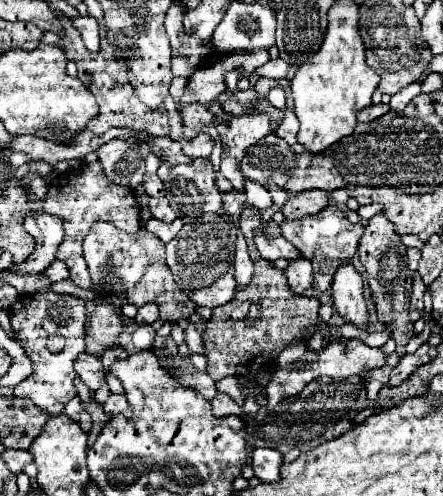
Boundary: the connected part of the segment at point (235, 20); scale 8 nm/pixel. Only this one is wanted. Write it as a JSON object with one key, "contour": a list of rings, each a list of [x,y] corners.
{"contour":[[[233,1],[211,41],[215,53],[231,53],[237,49],[253,51],[257,47],[269,49],[275,43],[275,13],[271,5]]]}

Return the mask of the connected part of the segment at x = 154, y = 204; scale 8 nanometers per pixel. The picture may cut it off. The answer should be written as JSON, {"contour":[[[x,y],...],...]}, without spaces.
{"contour":[[[151,201],[149,203],[149,211],[153,213],[153,217],[157,217],[157,219],[161,219],[165,223],[169,223],[169,221],[173,221],[177,217],[177,213],[171,209],[171,205],[169,203],[161,203],[161,201]]]}

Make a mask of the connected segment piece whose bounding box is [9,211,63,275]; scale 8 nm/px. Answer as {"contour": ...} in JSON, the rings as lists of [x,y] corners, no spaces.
{"contour":[[[33,211],[23,221],[27,233],[31,233],[37,241],[33,255],[21,263],[11,263],[9,273],[13,275],[33,275],[43,271],[51,261],[55,261],[55,253],[59,243],[63,241],[63,223],[59,217],[49,215],[45,211]]]}

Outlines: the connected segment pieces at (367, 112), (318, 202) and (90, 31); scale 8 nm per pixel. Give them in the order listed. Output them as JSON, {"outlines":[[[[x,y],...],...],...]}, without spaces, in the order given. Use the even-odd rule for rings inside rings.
{"outlines":[[[[379,103],[379,105],[369,105],[369,107],[365,107],[365,109],[361,109],[361,111],[357,113],[357,121],[359,121],[359,123],[373,121],[373,119],[377,119],[377,117],[385,115],[387,111],[389,111],[389,105],[385,105],[385,103]]],[[[311,189],[311,191],[291,195],[281,211],[287,221],[295,221],[295,219],[303,219],[307,215],[315,215],[315,213],[323,211],[327,205],[329,205],[329,195],[321,189]]],[[[77,17],[77,19],[73,19],[73,25],[79,29],[85,47],[91,53],[99,53],[101,37],[99,37],[99,23],[97,23],[97,19],[95,17]]]]}

